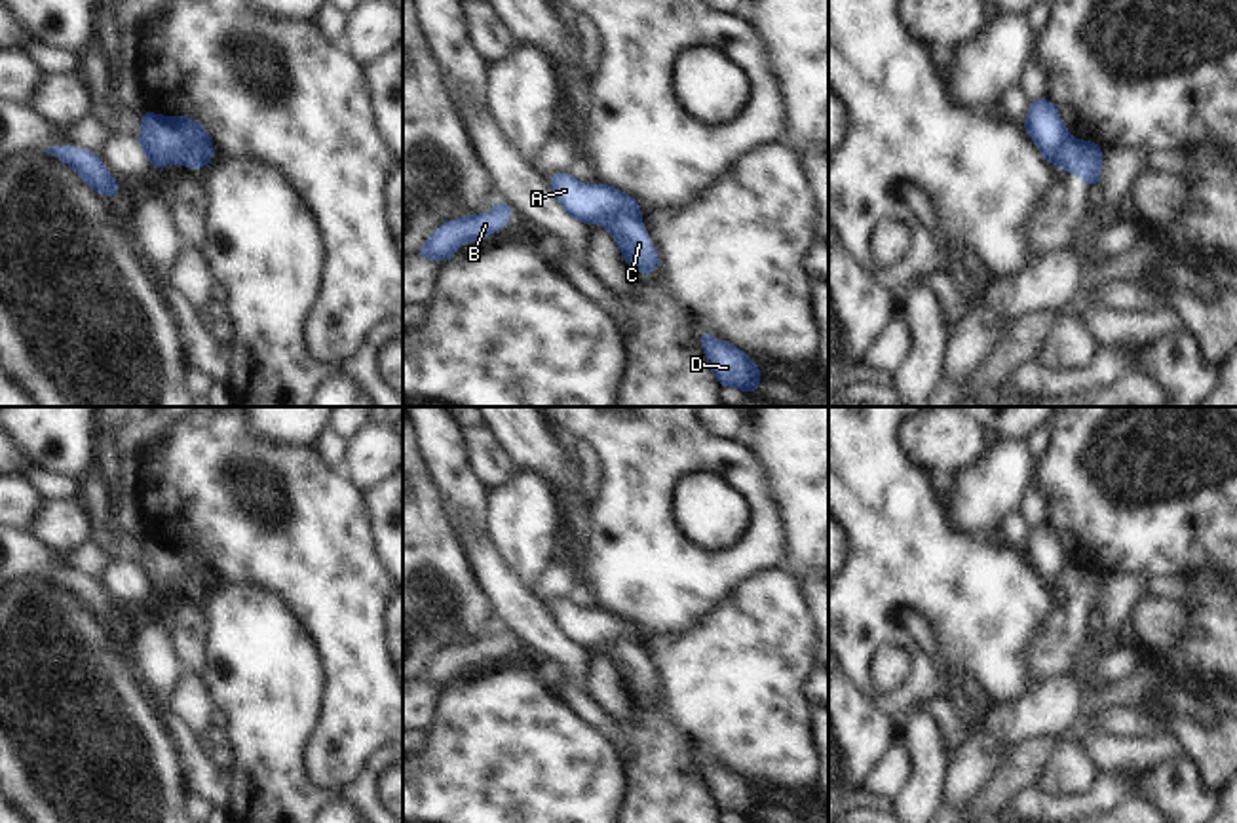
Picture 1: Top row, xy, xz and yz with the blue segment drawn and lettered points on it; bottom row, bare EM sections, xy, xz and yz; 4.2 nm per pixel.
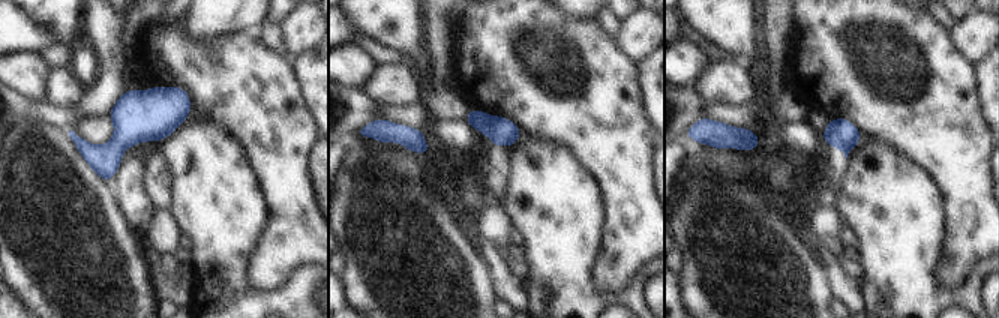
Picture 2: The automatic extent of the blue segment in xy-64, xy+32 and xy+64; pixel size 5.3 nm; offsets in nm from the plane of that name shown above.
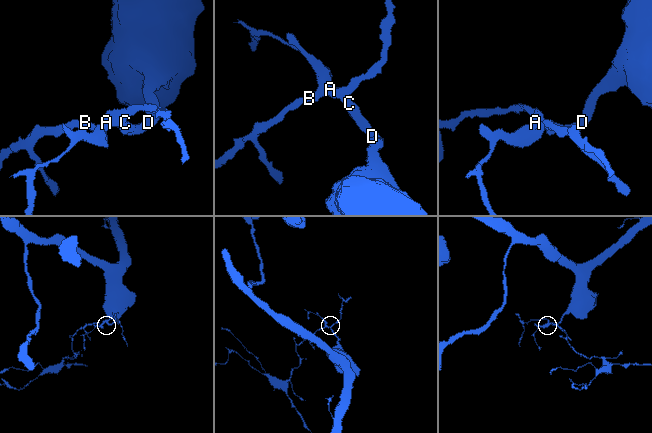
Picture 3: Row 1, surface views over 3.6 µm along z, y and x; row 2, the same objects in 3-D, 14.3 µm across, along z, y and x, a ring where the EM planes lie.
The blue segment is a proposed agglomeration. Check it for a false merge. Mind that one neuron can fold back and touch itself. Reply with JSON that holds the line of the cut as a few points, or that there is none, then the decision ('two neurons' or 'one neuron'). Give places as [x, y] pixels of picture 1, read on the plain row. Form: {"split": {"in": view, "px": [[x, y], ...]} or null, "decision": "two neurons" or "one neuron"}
{"split": {"in": "xz", "px": [[639, 639], [610, 643], [603, 649]]}, "decision": "two neurons"}

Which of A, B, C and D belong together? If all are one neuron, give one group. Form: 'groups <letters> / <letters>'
groups A B / C D

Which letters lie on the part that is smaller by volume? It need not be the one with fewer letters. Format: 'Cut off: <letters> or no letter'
Cut off: A, B

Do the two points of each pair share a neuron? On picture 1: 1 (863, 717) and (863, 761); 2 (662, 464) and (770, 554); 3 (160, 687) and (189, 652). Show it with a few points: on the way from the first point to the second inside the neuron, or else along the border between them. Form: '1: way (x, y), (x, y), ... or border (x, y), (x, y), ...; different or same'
1: way (863, 728), (863, 749); same
2: way (704, 455), (740, 460), (761, 512); same
3: border (168, 633), (173, 658), (185, 673); different

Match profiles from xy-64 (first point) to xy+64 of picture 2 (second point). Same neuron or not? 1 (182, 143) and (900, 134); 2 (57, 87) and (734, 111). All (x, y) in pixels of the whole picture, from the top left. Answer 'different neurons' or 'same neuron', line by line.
1: different neurons
2: different neurons

